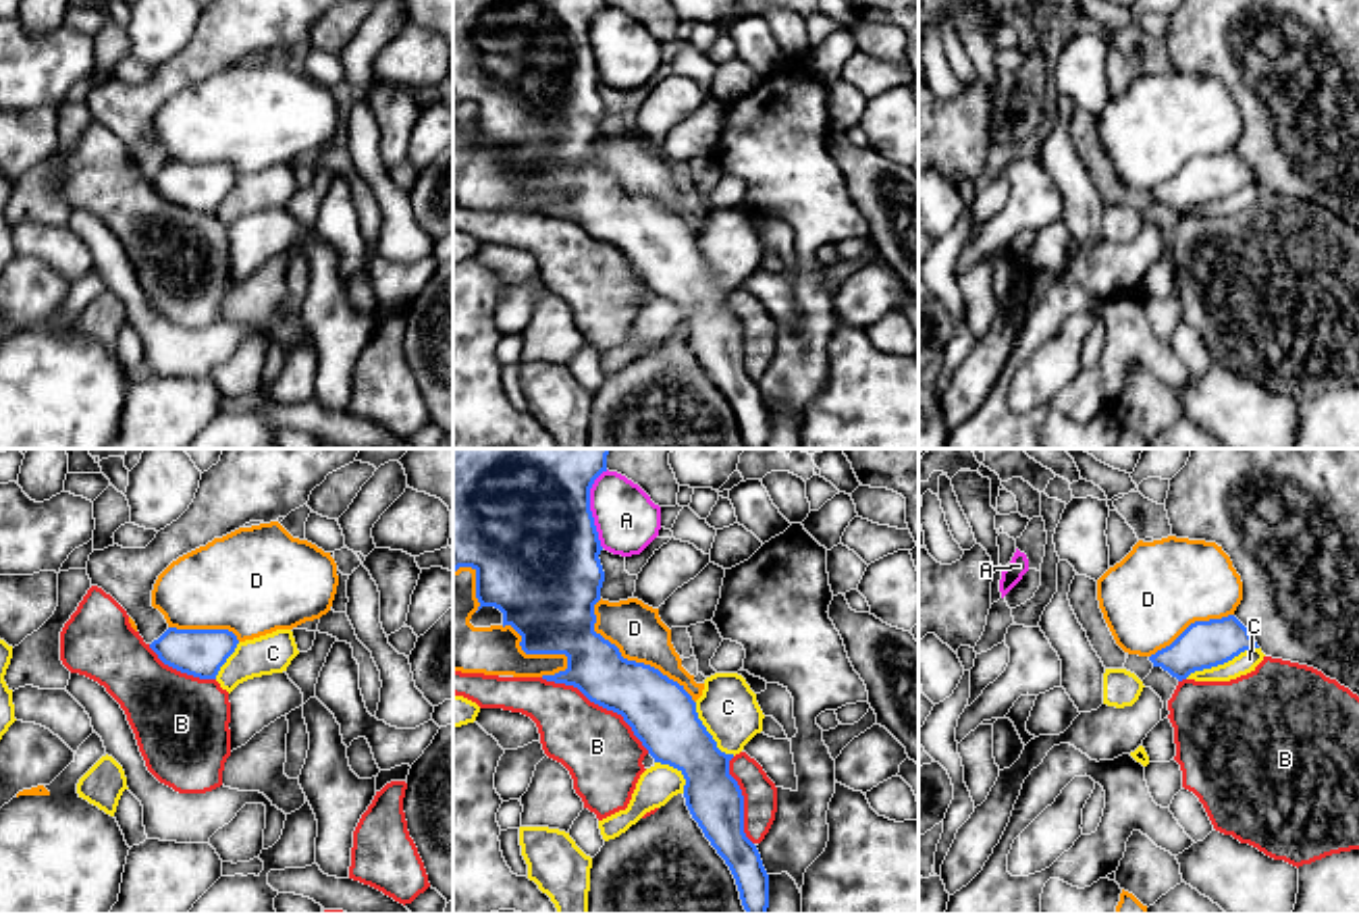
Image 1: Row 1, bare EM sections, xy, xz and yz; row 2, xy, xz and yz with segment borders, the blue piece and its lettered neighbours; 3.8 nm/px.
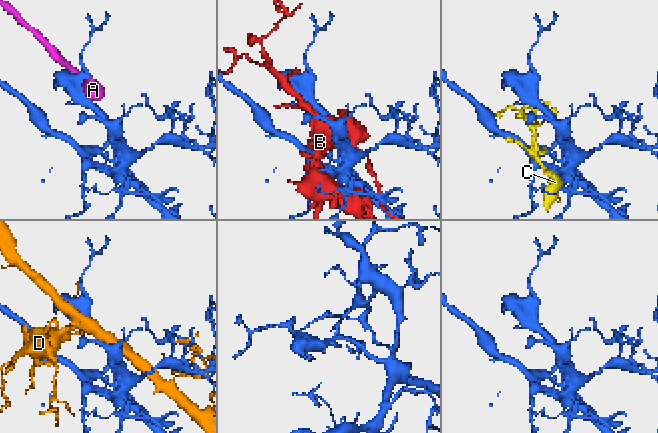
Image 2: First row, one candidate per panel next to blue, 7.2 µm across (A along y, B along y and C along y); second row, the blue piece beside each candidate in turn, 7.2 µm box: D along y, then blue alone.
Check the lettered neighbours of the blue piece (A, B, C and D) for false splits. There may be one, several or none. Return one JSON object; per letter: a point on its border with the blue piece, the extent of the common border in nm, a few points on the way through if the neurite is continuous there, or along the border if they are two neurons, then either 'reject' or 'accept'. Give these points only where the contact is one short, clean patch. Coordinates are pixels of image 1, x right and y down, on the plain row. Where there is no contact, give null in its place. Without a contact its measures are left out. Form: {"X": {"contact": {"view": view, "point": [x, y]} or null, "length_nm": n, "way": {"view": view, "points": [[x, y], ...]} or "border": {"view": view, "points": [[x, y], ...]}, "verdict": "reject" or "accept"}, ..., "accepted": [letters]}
{"A": {"contact": {"view": "xz", "point": [589, 42]}, "length_nm": 300, "verdict": "reject"}, "B": {"contact": {"view": "xz", "point": [599, 239]}, "length_nm": 500, "verdict": "reject"}, "C": {"contact": {"view": "yz", "point": [1220, 198]}, "length_nm": 320, "verdict": "reject"}, "D": {"contact": {"view": "xz", "point": [630, 196]}, "length_nm": 550, "verdict": "reject"}, "accepted": []}

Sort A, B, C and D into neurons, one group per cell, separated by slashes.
A / B / C / D

